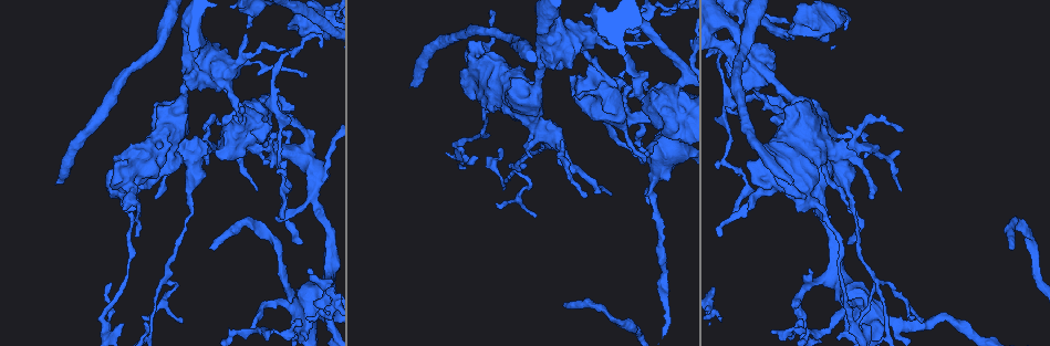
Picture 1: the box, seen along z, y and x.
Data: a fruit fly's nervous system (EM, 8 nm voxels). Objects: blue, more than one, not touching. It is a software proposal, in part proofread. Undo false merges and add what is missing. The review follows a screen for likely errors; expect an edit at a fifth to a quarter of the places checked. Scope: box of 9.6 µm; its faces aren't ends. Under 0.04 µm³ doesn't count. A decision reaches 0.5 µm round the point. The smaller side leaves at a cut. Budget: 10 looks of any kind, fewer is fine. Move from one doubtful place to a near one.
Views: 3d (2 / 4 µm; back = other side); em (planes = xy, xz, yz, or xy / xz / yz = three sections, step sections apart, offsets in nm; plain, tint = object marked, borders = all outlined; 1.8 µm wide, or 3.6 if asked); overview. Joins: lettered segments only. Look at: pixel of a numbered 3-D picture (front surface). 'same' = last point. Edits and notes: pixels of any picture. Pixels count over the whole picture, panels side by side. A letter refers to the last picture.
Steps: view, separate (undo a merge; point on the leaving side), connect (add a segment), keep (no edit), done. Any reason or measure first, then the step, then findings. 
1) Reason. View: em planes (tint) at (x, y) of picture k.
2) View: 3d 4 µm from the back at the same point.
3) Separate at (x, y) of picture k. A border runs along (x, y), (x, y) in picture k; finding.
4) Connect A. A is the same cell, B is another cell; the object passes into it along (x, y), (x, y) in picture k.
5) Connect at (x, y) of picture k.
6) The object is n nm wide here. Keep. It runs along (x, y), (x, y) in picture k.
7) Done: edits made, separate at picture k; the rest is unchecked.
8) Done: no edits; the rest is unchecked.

View: 3d 4 µm at (788, 171) of picture 1.

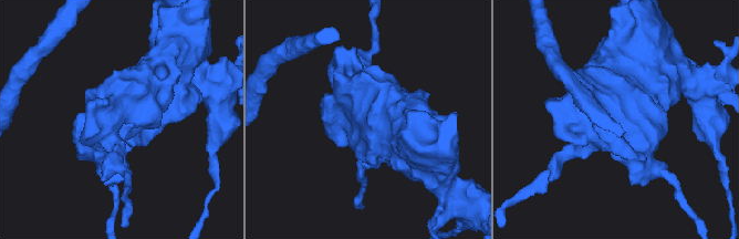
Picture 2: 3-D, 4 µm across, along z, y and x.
View: em 3.6 µm planes (borders) at (611, 112) of picture 2.

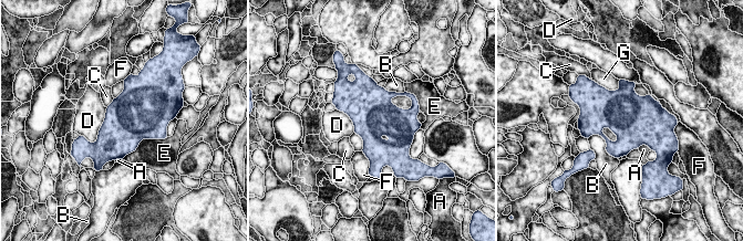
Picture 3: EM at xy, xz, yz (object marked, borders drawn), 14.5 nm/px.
Keep. A, B, C, D, E, F and G are other cells; one neuron here.

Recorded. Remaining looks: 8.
A narrow waist. View: em planes (tint) at (826, 329) of picture 1.

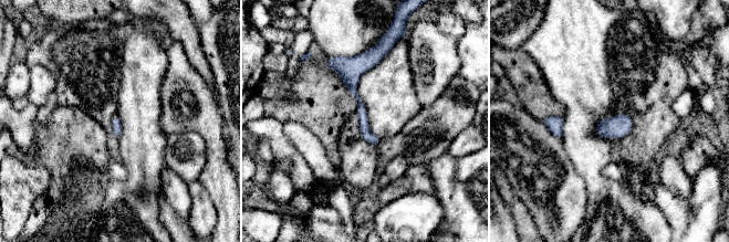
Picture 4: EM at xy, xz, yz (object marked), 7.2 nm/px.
View: em planes (borders) at the same point.

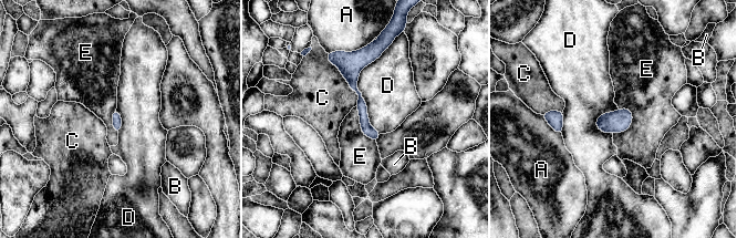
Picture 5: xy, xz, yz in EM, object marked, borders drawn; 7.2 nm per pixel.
Keep. A, B, C, D and E are other cells; continuous, no second neuron.

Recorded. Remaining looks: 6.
View: 3d 4 µm at (920, 320) of picture 1.

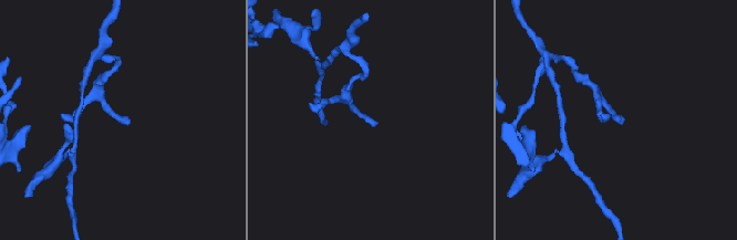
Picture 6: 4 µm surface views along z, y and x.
Shape alone is not enough. View: em planes (tint) at (374, 124) of picture 6.

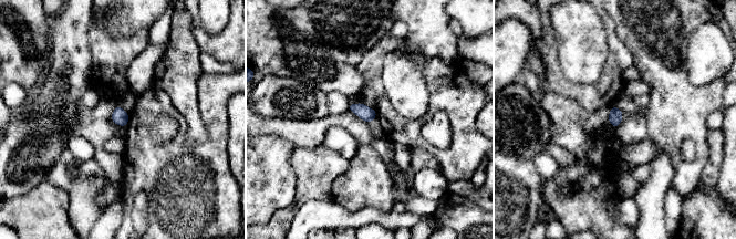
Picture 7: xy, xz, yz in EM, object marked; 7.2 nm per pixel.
View: em planes (borders) at the same point.

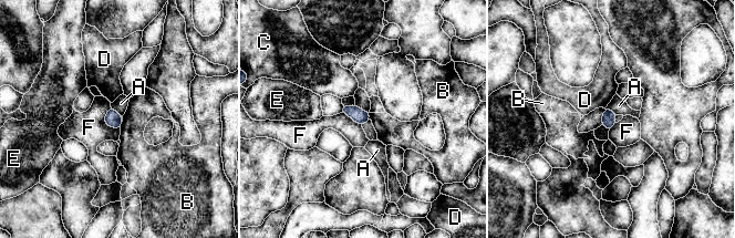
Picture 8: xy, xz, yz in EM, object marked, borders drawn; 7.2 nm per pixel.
Keep. A, B, C, D, E and F are other cells; none of them fits.

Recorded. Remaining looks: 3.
Narrows sharply. View: em yz step 4 (borders) at (258, 226) of picture 1.

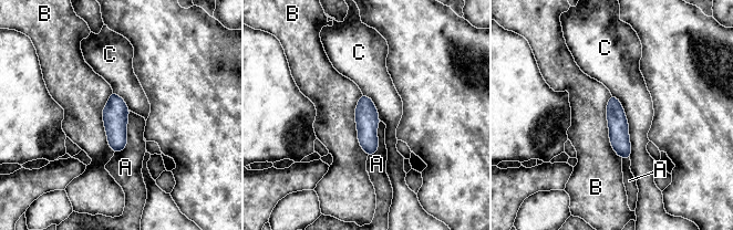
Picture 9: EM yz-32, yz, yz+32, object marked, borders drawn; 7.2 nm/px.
Keep. A, B and C are other cells; a border runs along (610, 95), (608, 138), (621, 158) in picture 9; continuous, no second neuron.

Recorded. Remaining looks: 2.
Done: no edits; the rest is unchecked.

